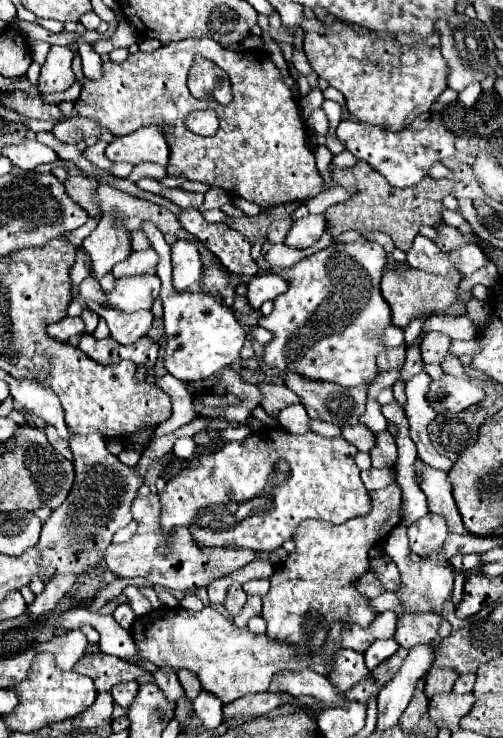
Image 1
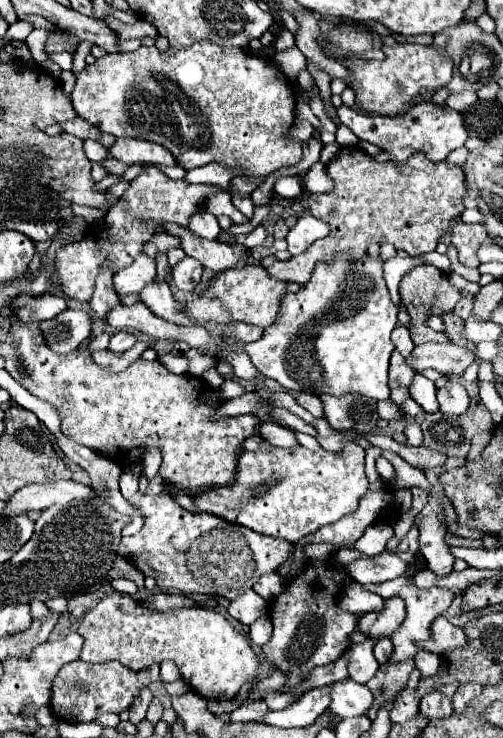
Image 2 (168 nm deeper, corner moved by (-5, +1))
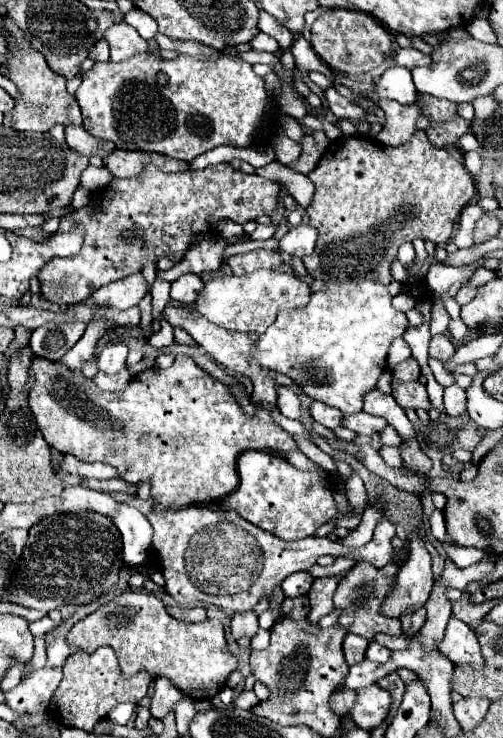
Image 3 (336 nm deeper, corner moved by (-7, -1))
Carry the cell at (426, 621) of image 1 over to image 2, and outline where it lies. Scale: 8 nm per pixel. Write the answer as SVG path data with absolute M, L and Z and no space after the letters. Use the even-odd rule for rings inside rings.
M437 617L431 623L431 635L429 635L427 643L421 643L421 647L425 651L441 655L441 653L451 651L455 647L465 647L465 641L467 639L465 639L465 633L461 627L455 627L445 617Z

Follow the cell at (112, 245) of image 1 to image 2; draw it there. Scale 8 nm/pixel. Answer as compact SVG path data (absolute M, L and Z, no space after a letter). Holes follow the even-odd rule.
M101 267L101 275L97 275L97 283L95 283L95 293L89 301L93 315L99 319L105 319L107 311L115 305L119 305L119 297L113 291L113 269L111 267Z

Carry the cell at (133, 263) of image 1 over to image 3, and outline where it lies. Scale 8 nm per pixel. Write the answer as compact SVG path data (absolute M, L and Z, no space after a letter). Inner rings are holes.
M133 273L131 277L99 287L89 297L89 301L99 307L107 307L107 309L129 309L137 305L145 297L145 293L147 293L147 287L145 287L143 275Z

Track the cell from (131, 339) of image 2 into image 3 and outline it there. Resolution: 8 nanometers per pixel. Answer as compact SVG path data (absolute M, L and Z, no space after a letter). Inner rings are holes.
M111 343L97 355L97 365L103 373L115 375L125 367L125 359L127 359L127 345Z

